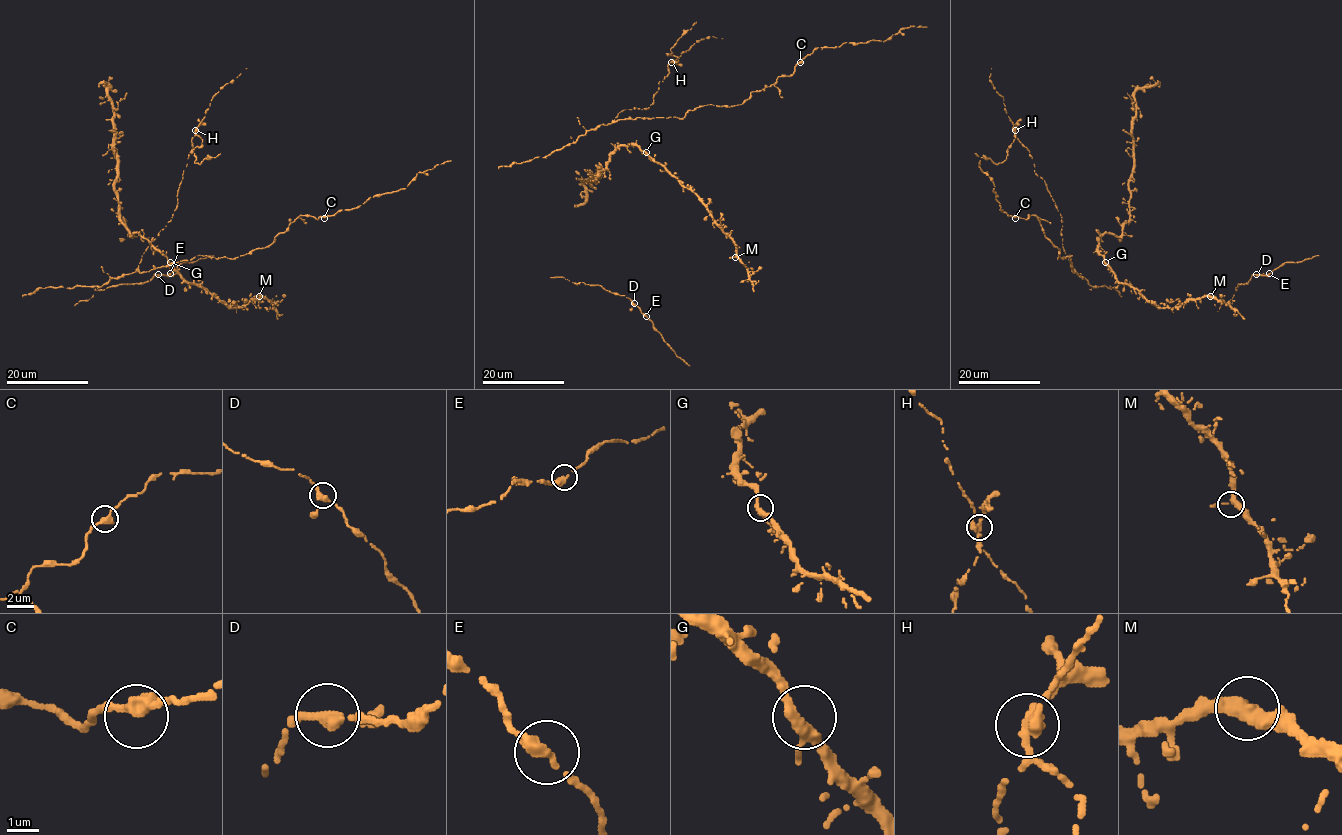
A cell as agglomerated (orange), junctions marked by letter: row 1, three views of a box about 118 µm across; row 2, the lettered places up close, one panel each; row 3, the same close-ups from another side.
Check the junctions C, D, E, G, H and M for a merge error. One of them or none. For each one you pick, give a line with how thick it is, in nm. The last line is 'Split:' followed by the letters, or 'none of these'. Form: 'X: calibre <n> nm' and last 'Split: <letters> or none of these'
H: calibre 320 nm
Split: H

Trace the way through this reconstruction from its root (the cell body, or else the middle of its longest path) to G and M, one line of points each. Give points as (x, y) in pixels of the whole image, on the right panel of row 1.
G: (1093, 253), (1098, 252), (1105, 262)
M: (1093, 253), (1104, 258), (1121, 283), (1134, 287), (1161, 307), (1179, 307), (1185, 301), (1210, 296)

